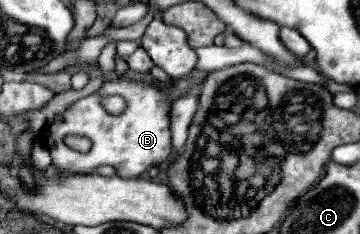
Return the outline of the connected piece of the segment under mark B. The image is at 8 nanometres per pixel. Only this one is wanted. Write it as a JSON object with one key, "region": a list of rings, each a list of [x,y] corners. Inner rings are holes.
{"region":[[[113,78],[113,80],[105,80],[103,86],[87,96],[87,98],[81,98],[79,102],[75,102],[69,110],[65,110],[61,116],[55,118],[55,122],[45,130],[43,134],[43,142],[45,146],[49,148],[51,152],[51,158],[53,158],[53,164],[61,170],[61,172],[91,172],[95,170],[97,166],[101,164],[111,164],[119,176],[125,176],[125,178],[137,178],[139,174],[143,174],[149,166],[155,166],[155,164],[161,164],[169,154],[171,154],[171,132],[169,132],[169,96],[161,90],[157,90],[155,86],[149,86],[149,84],[143,84],[143,82],[135,82],[135,80],[127,80],[127,78]],[[105,96],[123,96],[125,98],[125,104],[127,108],[121,112],[121,114],[109,114],[103,104],[101,104],[101,98]],[[65,136],[85,136],[91,140],[91,150],[89,152],[79,152],[73,148],[69,148],[63,138]]]}

